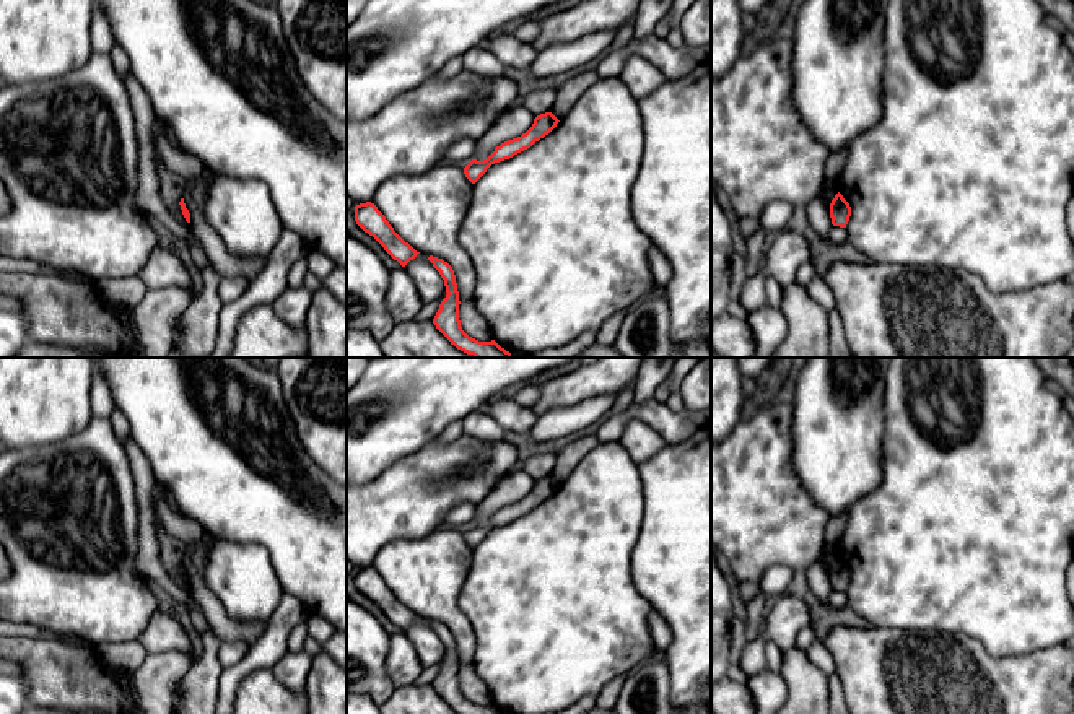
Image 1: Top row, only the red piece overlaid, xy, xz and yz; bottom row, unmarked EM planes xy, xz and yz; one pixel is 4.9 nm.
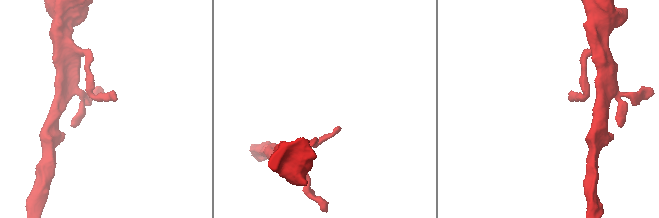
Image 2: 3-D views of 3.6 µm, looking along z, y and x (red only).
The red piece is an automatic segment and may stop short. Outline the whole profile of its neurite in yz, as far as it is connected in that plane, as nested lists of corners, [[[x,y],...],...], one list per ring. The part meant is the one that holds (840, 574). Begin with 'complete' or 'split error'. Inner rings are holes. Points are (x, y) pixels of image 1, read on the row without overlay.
complete; [[[838,556],[830,568],[830,582],[833,590],[846,592],[851,581],[851,571]]]

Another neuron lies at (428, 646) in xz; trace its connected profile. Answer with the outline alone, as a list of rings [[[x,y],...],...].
[[[418,618],[404,631],[413,644],[423,668],[438,665],[446,659],[444,644],[428,621],[430,620]]]

